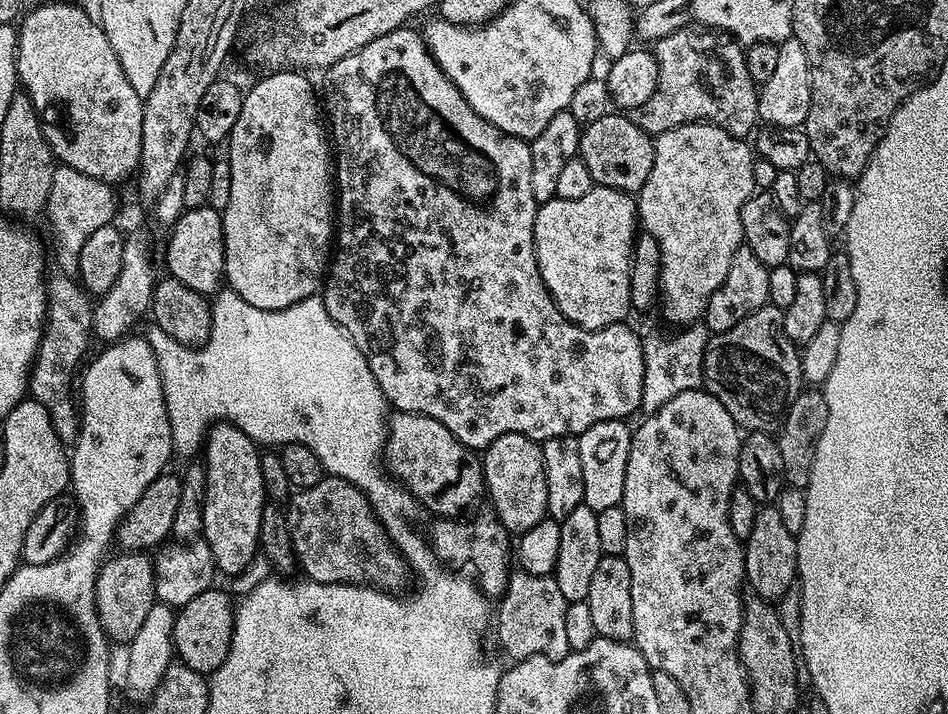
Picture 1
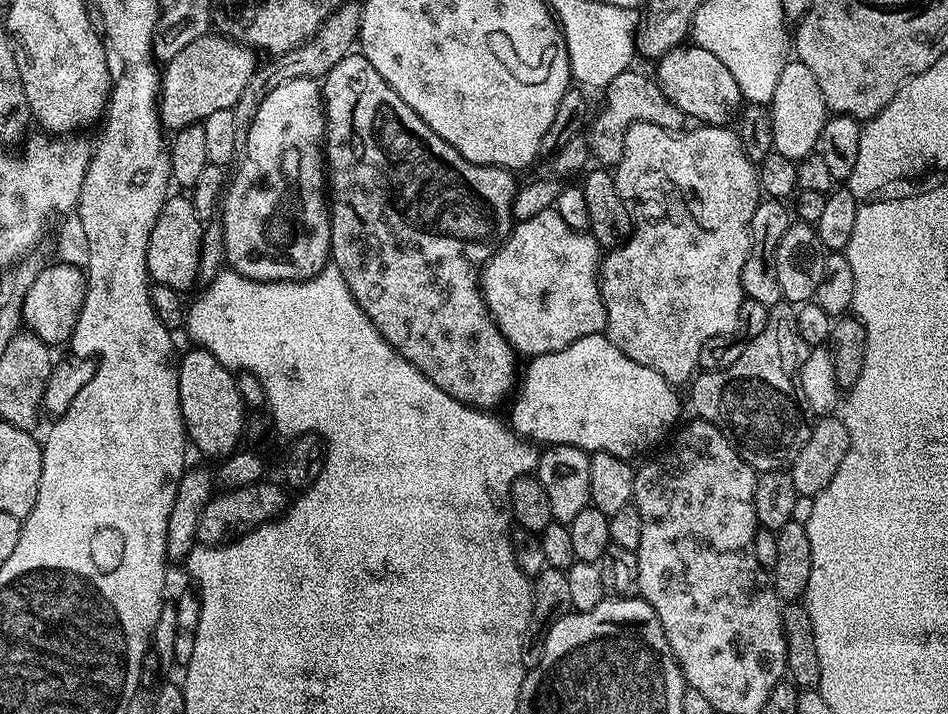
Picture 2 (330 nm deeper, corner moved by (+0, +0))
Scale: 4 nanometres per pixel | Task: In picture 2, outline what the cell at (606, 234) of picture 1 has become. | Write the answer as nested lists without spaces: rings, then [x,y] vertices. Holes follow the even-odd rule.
[[[554,210],[539,212],[534,214],[534,218],[529,220],[521,220],[508,233],[507,240],[501,244],[499,250],[489,258],[488,263],[484,265],[480,279],[480,295],[484,298],[484,304],[488,308],[488,313],[492,315],[492,320],[496,323],[496,329],[500,331],[508,340],[508,344],[512,347],[512,351],[524,358],[541,356],[547,352],[557,352],[566,346],[570,346],[574,342],[578,342],[578,338],[586,338],[603,333],[608,327],[606,322],[606,310],[602,302],[602,294],[600,293],[600,265],[602,263],[602,249],[596,243],[587,231],[575,232],[570,226],[566,226],[566,222],[562,222],[562,218],[558,218],[558,214]]]

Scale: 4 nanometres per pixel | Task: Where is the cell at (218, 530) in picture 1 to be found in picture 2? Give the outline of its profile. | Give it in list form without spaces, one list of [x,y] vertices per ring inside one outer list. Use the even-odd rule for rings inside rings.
[[[199,346],[189,347],[189,352],[184,357],[179,357],[176,373],[178,374],[178,394],[180,395],[180,409],[184,419],[184,431],[187,439],[200,452],[205,452],[208,456],[223,458],[237,451],[238,442],[241,443],[245,435],[246,409],[242,398],[238,394],[236,376],[226,366],[214,358],[208,349]]]

